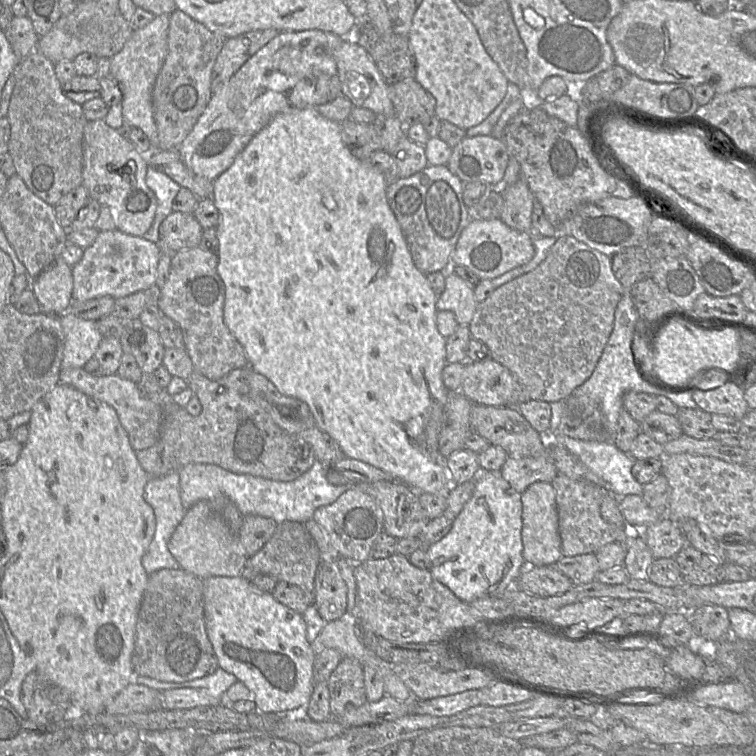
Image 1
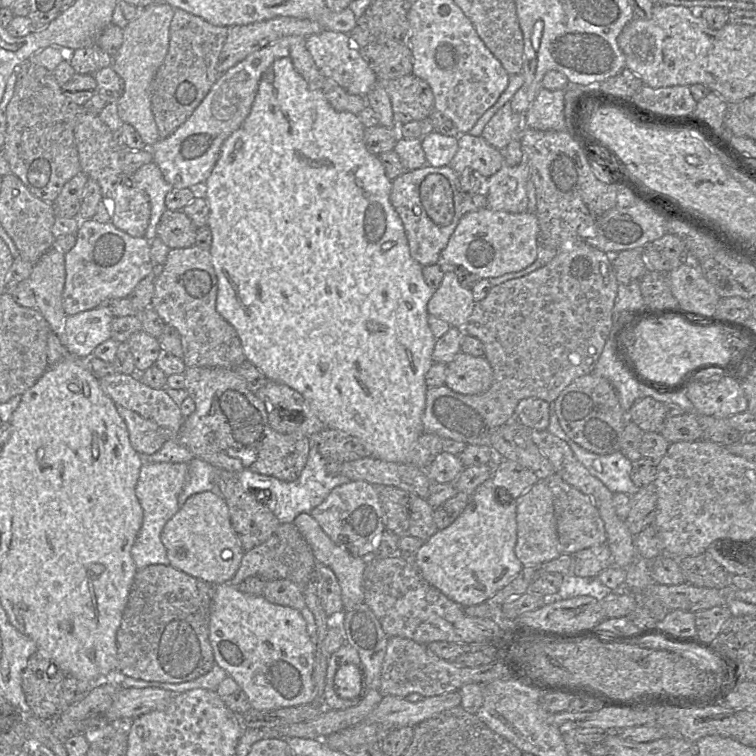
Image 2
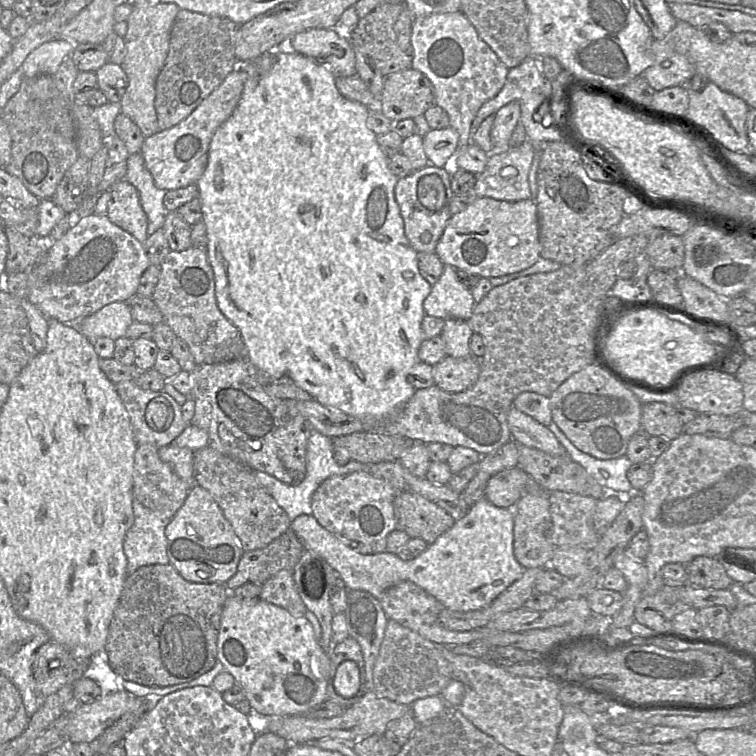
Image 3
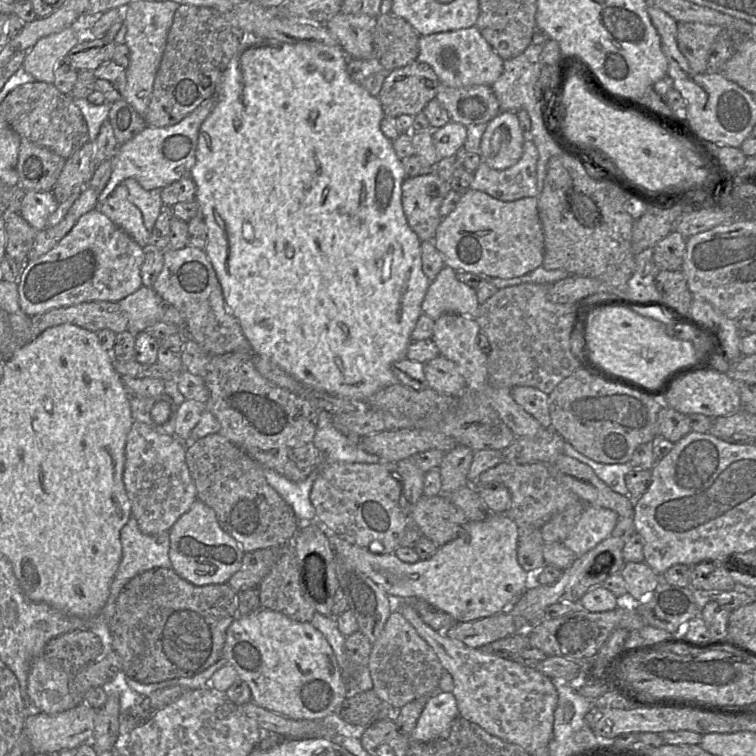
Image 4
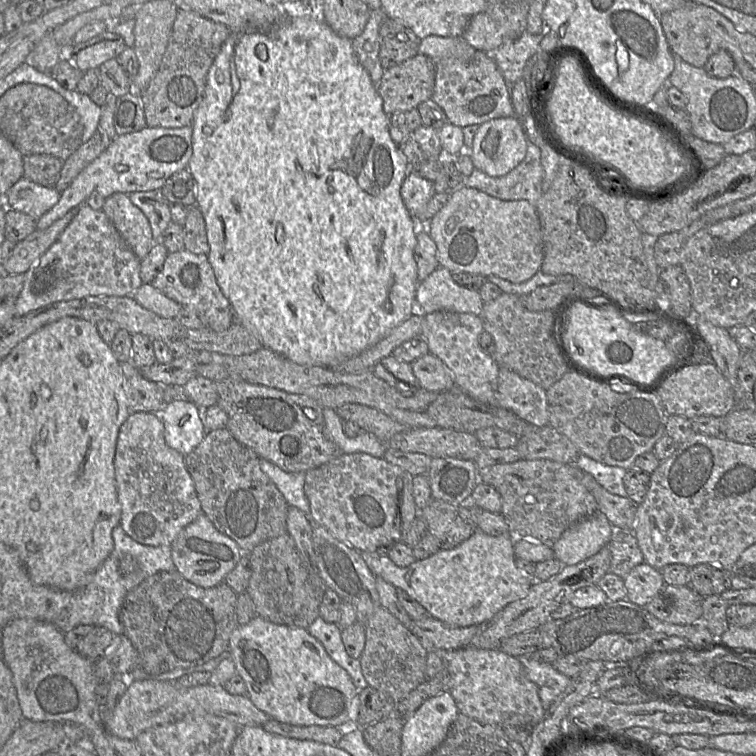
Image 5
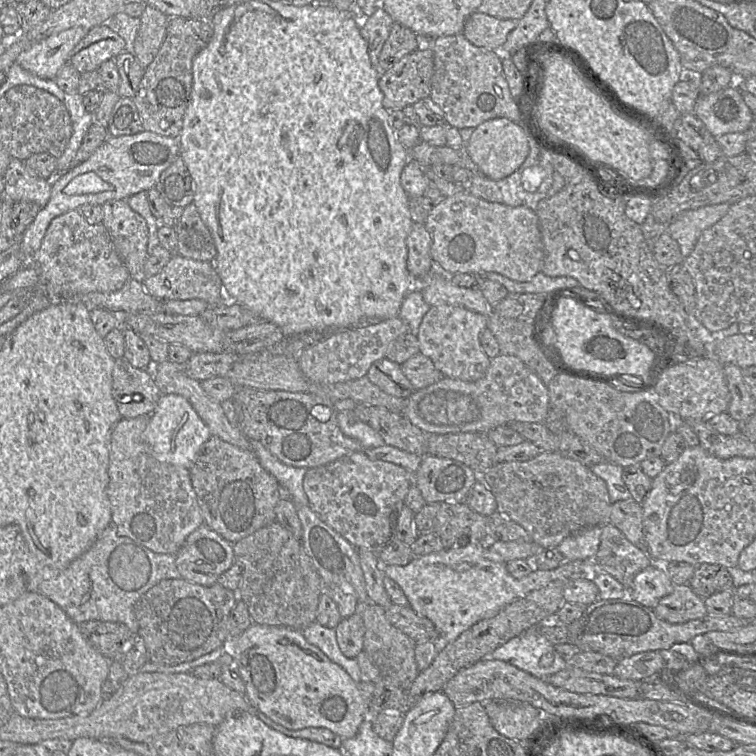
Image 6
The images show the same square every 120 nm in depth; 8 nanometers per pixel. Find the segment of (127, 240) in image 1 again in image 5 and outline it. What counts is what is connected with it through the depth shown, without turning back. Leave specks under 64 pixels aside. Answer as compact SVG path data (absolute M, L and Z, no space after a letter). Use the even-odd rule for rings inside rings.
M83 204L75 210L73 219L58 239L24 273L23 288L15 302L15 318L60 301L88 296L130 296L143 284L140 264L141 260L127 246L105 213Z

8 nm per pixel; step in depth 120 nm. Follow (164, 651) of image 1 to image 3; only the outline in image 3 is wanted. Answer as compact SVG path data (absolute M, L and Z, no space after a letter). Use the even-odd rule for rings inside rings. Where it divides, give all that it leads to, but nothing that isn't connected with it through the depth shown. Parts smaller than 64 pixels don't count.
M170 563L145 565L127 575L109 625L105 645L112 670L124 680L148 687L190 682L207 673L218 661L220 620L230 593L225 584L203 584L185 580Z

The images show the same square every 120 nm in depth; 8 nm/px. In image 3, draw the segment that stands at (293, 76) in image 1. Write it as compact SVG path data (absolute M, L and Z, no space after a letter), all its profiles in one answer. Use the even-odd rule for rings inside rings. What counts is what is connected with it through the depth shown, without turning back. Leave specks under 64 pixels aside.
M237 67L187 118L144 139L140 154L157 188L168 191L196 184L206 169L213 134L234 112L246 79L245 70Z

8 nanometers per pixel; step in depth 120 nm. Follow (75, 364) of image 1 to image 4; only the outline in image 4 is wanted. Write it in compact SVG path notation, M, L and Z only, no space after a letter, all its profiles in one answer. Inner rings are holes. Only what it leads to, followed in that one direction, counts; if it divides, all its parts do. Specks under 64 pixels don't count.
M141 286L136 292L118 302L128 318L128 330L133 334L162 322L165 302L150 287Z

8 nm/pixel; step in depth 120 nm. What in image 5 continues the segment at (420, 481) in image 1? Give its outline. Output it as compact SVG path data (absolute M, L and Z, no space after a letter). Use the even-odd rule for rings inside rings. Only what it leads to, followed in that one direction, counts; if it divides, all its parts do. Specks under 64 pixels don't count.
M284 16L271 27L247 27L241 31L232 31L223 43L207 74L207 81L201 103L196 109L192 120L192 155L187 169L196 181L196 203L205 221L209 243L208 260L224 296L230 302L235 320L244 326L252 335L259 339L262 346L300 365L335 368L342 362L359 355L376 345L394 328L414 314L416 290L419 284L414 249L417 244L419 226L415 217L406 208L400 189L403 180L409 173L410 166L402 156L399 146L392 140L389 133L390 117L383 111L383 99L377 91L368 72L359 63L352 47L352 40L335 33L320 16Z

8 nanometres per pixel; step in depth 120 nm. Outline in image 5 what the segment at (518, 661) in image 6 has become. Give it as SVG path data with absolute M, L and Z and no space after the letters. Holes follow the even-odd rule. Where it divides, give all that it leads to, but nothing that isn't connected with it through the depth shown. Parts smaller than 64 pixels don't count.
M530 655L519 657L527 679L535 683L546 711L570 683L570 678L557 671L552 664L538 661Z

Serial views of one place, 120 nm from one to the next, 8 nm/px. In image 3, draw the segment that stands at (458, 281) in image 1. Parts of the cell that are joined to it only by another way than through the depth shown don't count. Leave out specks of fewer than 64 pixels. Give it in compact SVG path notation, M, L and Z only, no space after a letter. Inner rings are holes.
M445 265L438 281L423 302L425 314L447 319L467 320L475 306L472 293L458 281L455 268Z

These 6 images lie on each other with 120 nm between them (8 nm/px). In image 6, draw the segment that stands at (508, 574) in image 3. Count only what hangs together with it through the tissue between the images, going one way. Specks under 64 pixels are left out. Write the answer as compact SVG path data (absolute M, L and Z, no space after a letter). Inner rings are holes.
M471 543L452 548L441 549L438 552L414 557L407 565L383 565L384 574L394 580L406 595L409 606L419 616L429 619L438 633L438 645L447 645L453 642L464 631L481 620L494 617L501 609L513 601L524 598L534 590L541 589L549 583L559 579L575 579L591 577L597 570L592 563L565 561L554 570L535 569L528 576L516 579L506 568L506 563L493 561L486 557L486 543Z

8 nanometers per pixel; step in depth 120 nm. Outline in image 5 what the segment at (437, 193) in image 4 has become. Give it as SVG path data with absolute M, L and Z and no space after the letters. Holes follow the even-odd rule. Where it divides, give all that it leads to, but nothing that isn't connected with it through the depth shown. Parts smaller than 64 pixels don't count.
M409 172L402 182L400 193L406 208L418 222L418 214L435 195L434 182Z

